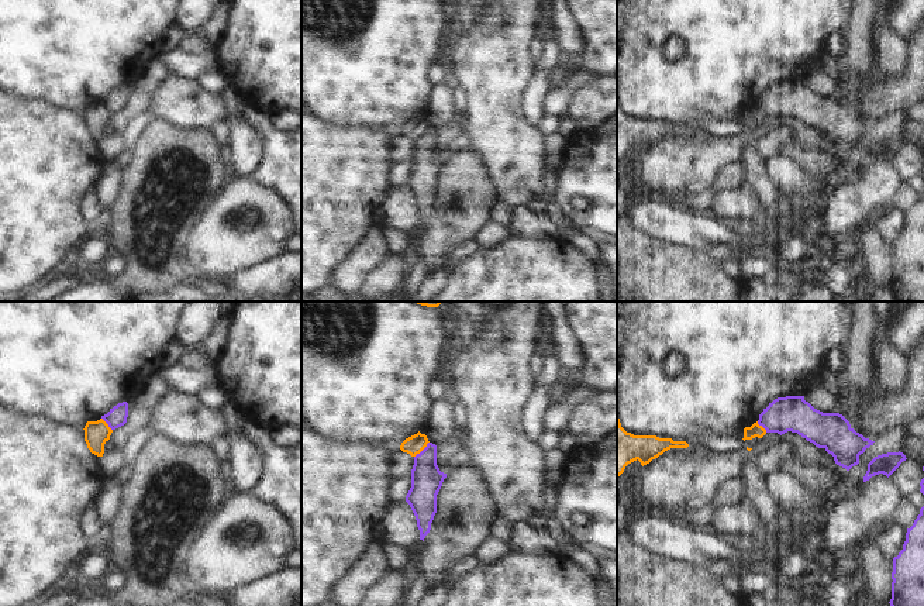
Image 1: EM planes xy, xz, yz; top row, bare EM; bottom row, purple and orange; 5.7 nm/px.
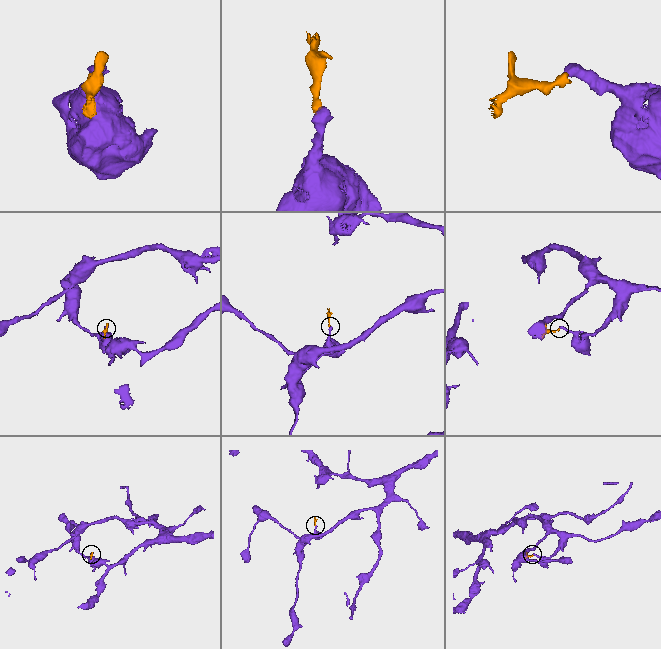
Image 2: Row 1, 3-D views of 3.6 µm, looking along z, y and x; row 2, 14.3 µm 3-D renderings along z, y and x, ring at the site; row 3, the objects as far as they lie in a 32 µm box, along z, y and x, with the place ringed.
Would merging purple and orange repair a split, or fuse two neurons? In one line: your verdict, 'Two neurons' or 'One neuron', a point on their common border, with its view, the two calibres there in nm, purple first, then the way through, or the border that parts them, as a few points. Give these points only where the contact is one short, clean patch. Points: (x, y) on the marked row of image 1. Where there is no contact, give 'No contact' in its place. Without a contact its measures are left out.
Two neurons. Touches purple at xz (423, 450). Thickness 180 nm (purple) against 110 nm. Boundary: xz (428, 441), (414, 457)

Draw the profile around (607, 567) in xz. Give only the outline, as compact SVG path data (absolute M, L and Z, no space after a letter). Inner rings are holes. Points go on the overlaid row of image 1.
M600 558L597 559L600 572L606 576L611 593L617 596L617 561Z

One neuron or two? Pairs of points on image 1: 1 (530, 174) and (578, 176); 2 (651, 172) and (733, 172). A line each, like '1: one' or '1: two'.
1: two
2: two

